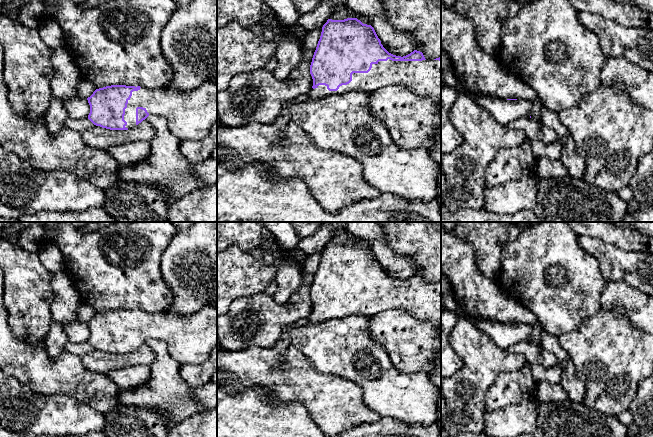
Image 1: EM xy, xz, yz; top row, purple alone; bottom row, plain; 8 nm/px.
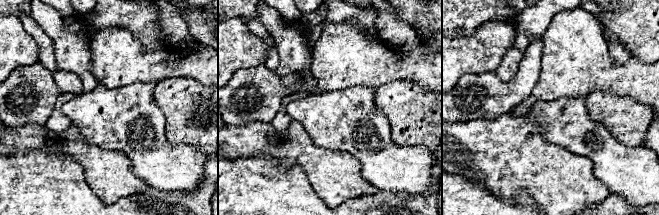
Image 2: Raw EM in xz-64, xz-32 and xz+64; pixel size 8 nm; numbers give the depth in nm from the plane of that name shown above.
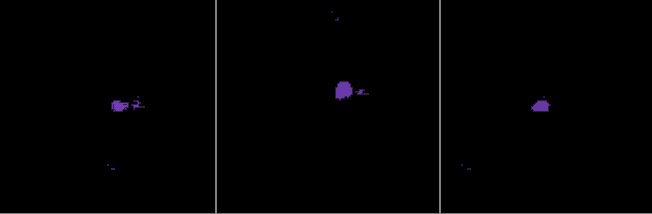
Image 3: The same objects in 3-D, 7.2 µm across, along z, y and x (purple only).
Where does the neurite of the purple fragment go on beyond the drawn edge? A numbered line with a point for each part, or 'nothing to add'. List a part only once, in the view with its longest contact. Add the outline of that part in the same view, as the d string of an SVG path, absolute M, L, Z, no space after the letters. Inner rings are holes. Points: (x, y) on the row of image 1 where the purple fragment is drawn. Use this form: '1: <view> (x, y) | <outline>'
1: xz (423, 77) | M379 61L372 64L368 73L353 73L352 81L337 91L329 91L319 85L308 92L309 98L341 95L351 91L372 92L389 86L400 85L414 91L421 97L428 97L441 106L441 61Z

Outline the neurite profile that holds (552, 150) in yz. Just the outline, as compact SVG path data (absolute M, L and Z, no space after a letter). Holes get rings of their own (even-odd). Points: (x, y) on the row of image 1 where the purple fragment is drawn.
M559 139L548 144L540 141L534 141L531 143L531 148L535 155L535 159L548 158L551 160L560 160L561 144Z

